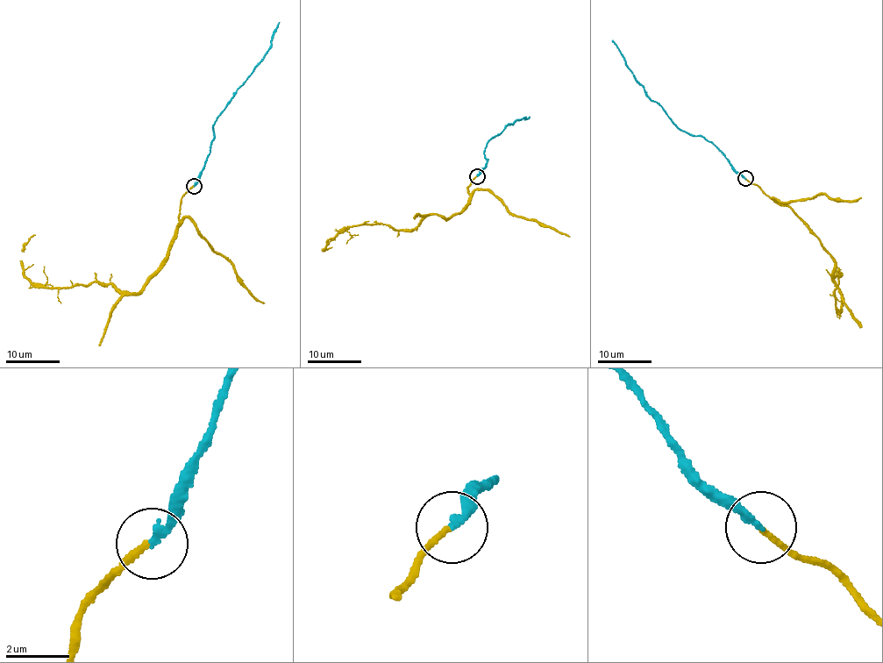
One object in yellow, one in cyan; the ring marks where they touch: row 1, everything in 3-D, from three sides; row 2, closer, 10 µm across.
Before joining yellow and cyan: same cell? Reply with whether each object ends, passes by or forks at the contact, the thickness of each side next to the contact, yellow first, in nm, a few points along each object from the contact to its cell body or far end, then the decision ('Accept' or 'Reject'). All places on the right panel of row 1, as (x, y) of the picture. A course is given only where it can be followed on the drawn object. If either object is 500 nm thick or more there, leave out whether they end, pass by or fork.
At the ring yellow ends. At the ring cyan ends. Thickness 170 nm (yellow) against 200 nm. Course of yellow: (745, 178), (789, 205), (817, 236), (834, 262), (830, 276), (839, 272), (834, 303), (842, 311), (825, 269). Course of cyan: (745, 178), (710, 141), (679, 129), (659, 104), (650, 100), (611, 40). Accept

